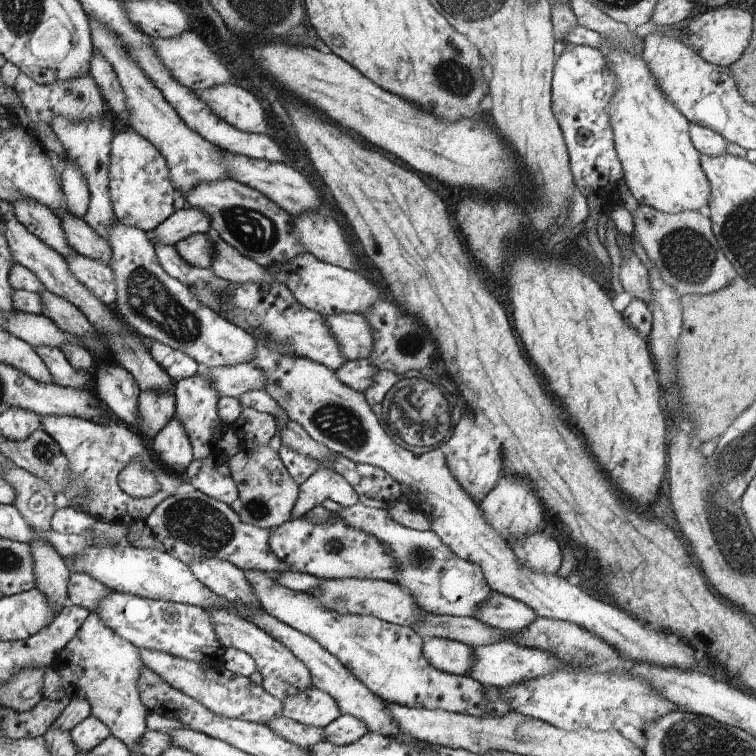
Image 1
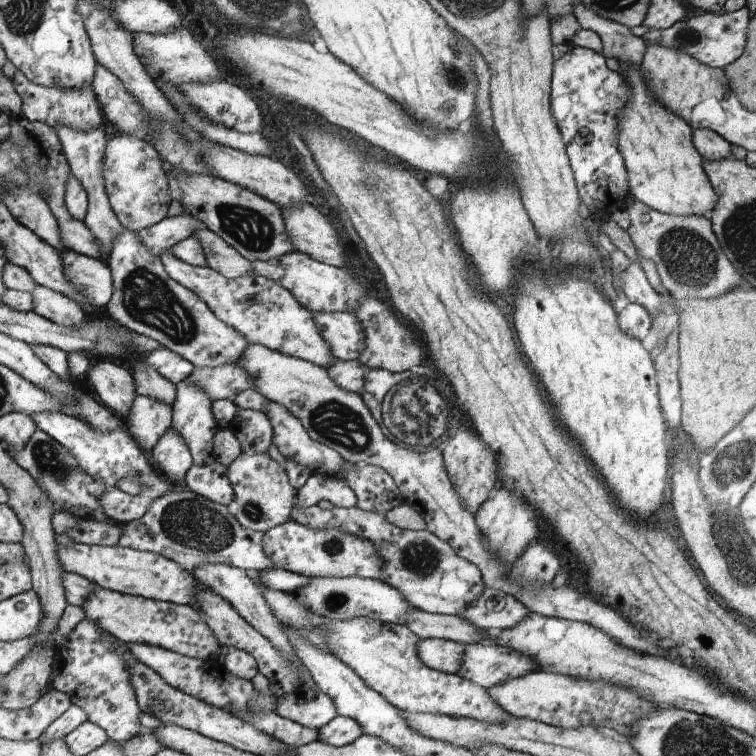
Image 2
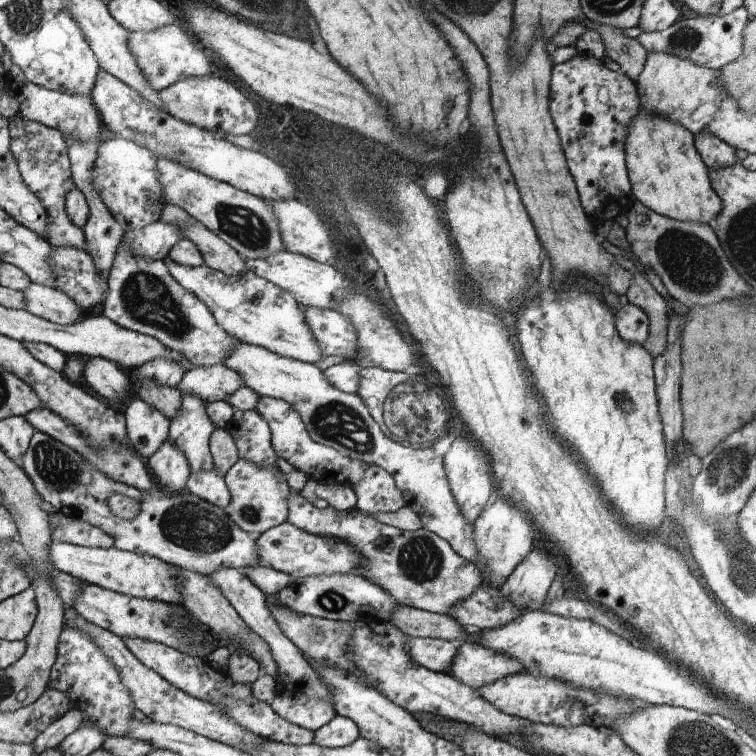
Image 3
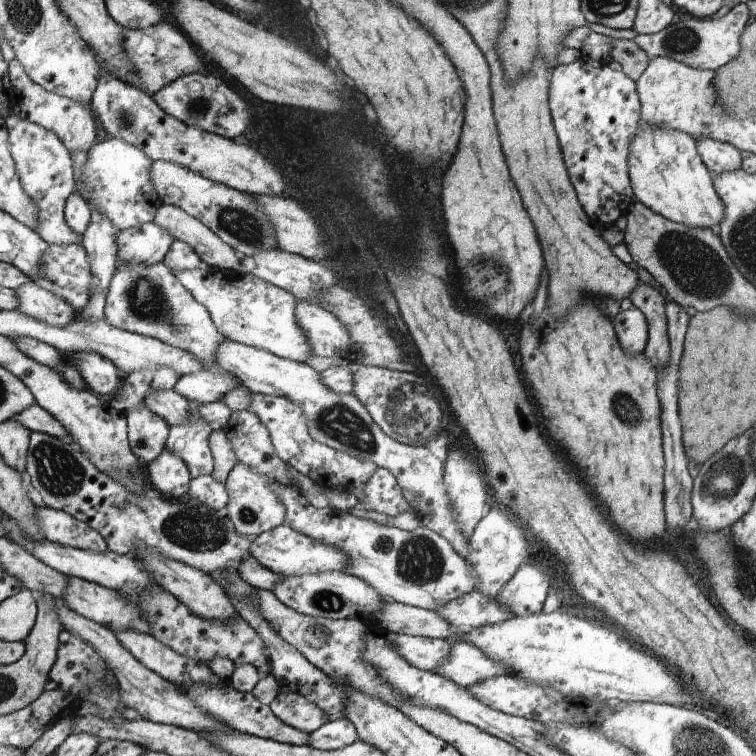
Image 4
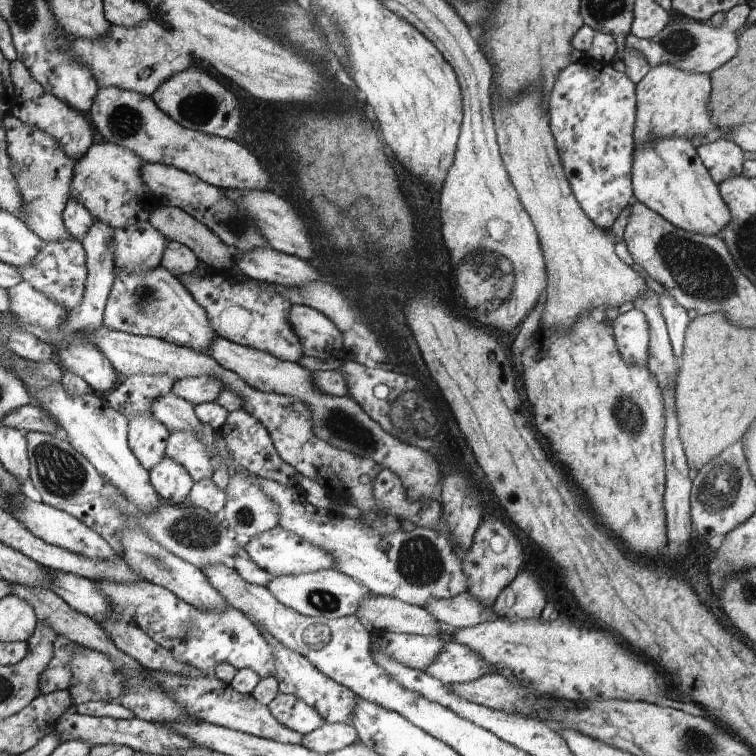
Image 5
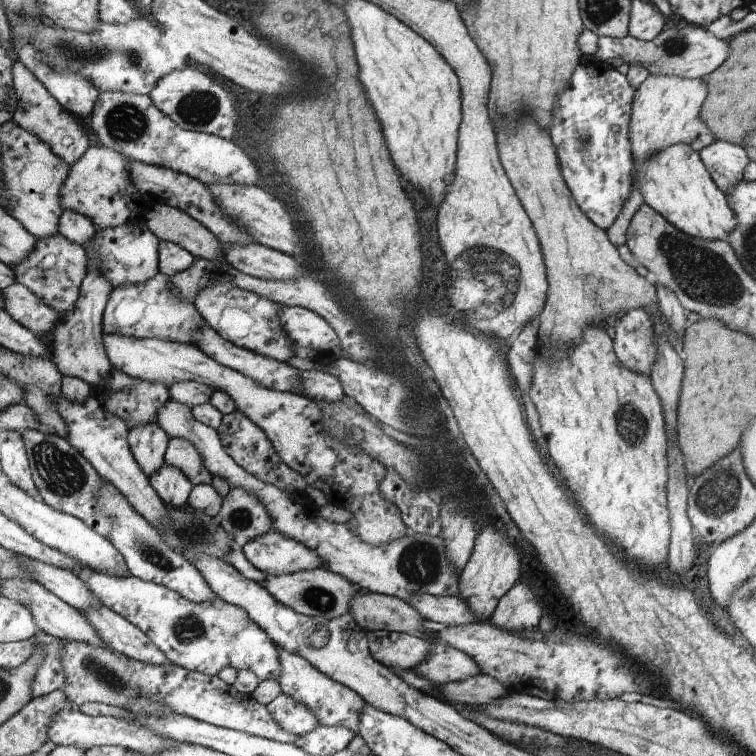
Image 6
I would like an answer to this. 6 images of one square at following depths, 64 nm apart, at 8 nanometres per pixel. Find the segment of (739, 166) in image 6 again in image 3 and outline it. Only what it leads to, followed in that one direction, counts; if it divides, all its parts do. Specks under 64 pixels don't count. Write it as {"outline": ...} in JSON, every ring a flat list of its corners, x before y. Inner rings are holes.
{"outline":[[711,133,696,134,695,148,708,168,720,169,739,162,737,150]]}

